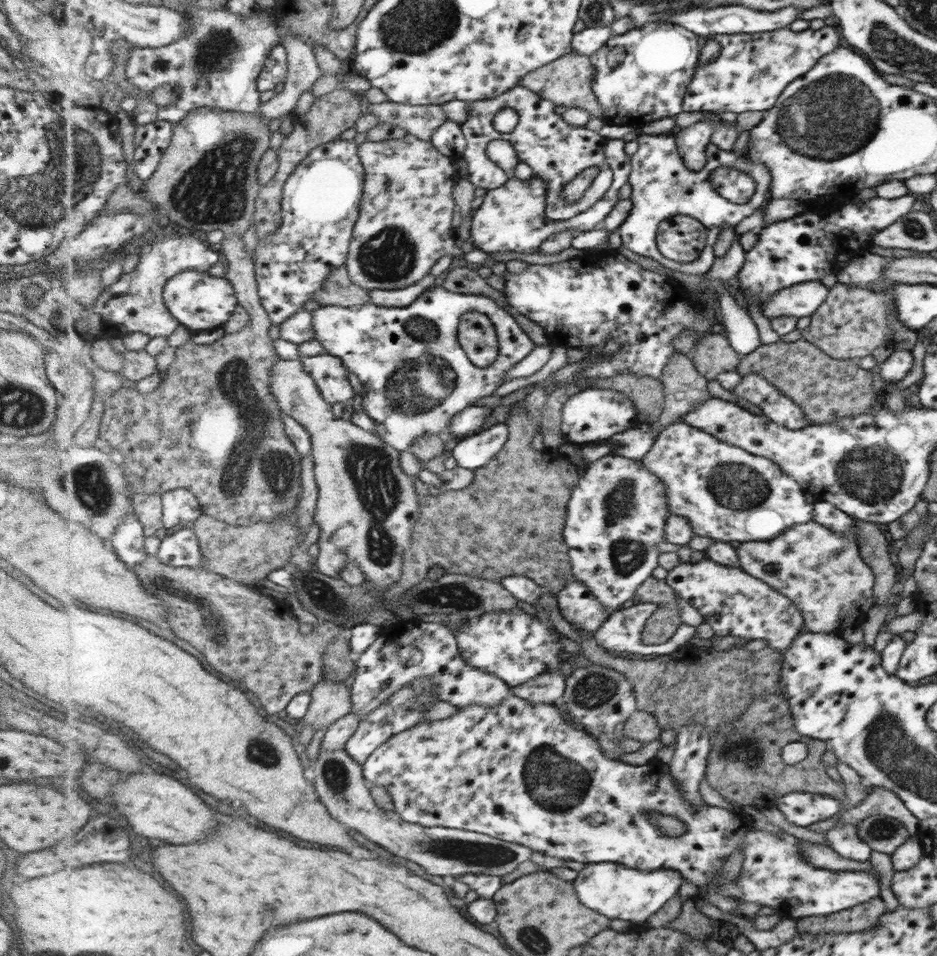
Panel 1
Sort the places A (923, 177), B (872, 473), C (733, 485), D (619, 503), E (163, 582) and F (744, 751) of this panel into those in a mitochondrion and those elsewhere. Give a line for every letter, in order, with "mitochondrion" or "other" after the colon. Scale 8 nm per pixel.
A: other
B: mitochondrion
C: mitochondrion
D: mitochondrion
E: mitochondrion
F: mitochondrion

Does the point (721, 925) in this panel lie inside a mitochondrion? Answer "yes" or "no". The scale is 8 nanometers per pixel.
no

